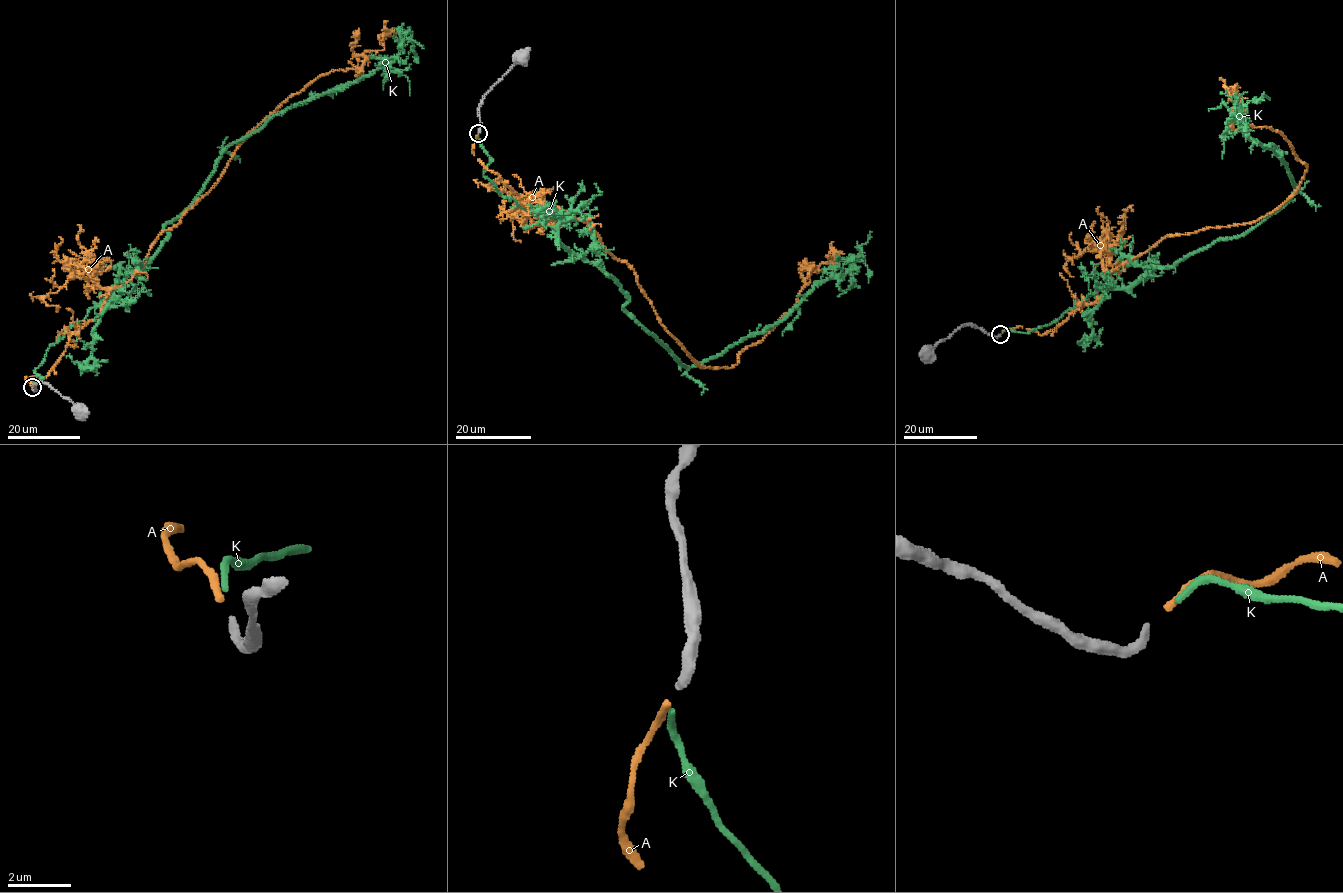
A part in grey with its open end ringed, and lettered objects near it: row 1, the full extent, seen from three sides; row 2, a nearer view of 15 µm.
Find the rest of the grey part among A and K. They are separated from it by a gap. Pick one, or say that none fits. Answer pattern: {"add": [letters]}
{"add": ["A"]}

